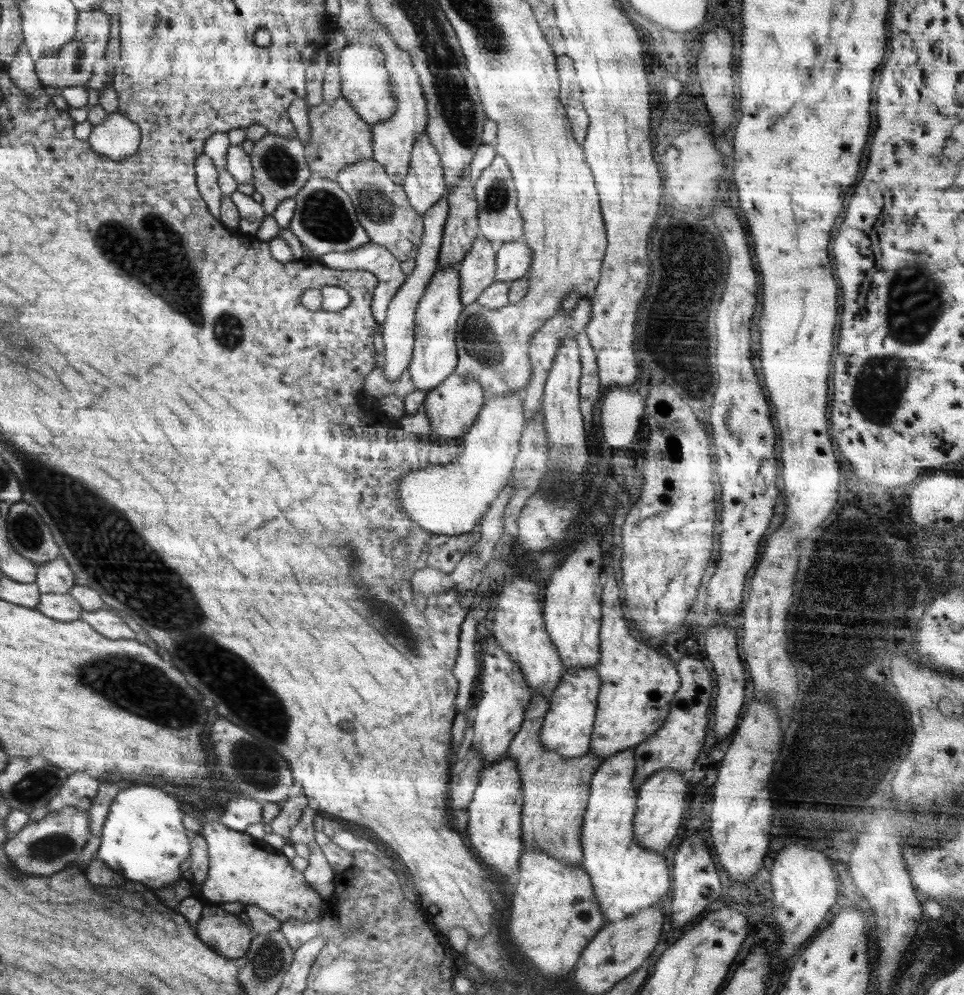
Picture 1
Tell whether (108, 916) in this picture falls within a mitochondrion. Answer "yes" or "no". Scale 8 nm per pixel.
no

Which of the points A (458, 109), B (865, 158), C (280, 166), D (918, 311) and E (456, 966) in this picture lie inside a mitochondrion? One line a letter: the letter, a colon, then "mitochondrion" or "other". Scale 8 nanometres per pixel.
A: mitochondrion
B: other
C: mitochondrion
D: mitochondrion
E: other

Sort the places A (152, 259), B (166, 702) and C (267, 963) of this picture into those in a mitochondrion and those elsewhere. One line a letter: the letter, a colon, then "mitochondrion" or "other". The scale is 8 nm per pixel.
A: mitochondrion
B: mitochondrion
C: mitochondrion

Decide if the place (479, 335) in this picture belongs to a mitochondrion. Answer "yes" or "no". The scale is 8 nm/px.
yes

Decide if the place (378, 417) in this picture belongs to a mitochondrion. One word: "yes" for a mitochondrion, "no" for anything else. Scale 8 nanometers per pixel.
no

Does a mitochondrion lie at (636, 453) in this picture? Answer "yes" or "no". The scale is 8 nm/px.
no

